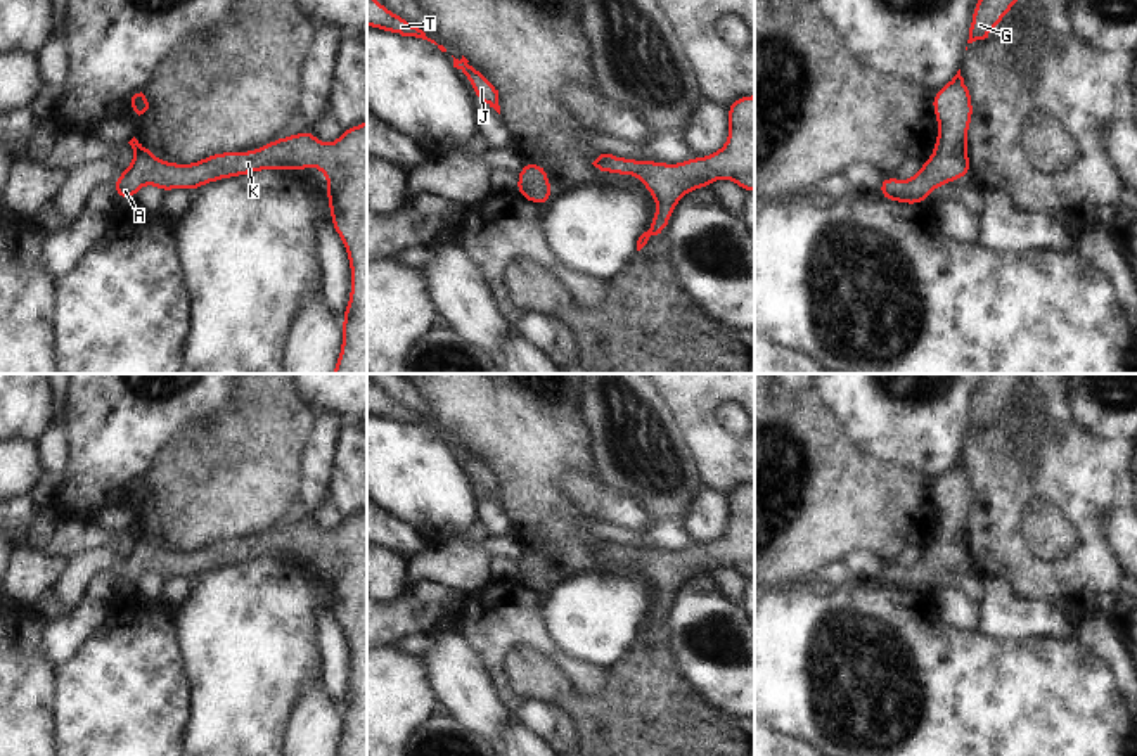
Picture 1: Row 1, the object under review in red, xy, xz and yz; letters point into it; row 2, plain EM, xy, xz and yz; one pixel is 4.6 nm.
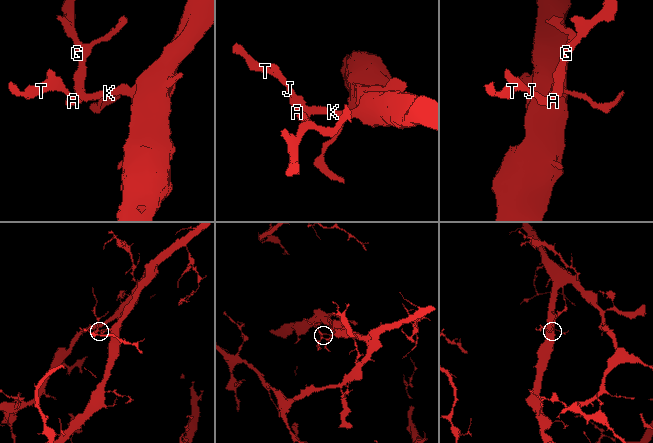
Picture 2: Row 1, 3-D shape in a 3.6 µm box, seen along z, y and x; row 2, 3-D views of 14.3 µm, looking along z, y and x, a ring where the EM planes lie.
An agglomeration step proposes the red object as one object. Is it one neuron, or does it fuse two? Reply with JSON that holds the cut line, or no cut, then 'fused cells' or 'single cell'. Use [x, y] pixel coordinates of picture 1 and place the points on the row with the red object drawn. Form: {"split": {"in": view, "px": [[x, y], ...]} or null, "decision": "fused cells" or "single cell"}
{"split": null, "decision": "single cell"}

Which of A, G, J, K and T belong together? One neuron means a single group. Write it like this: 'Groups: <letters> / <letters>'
Groups: A G J K T.

